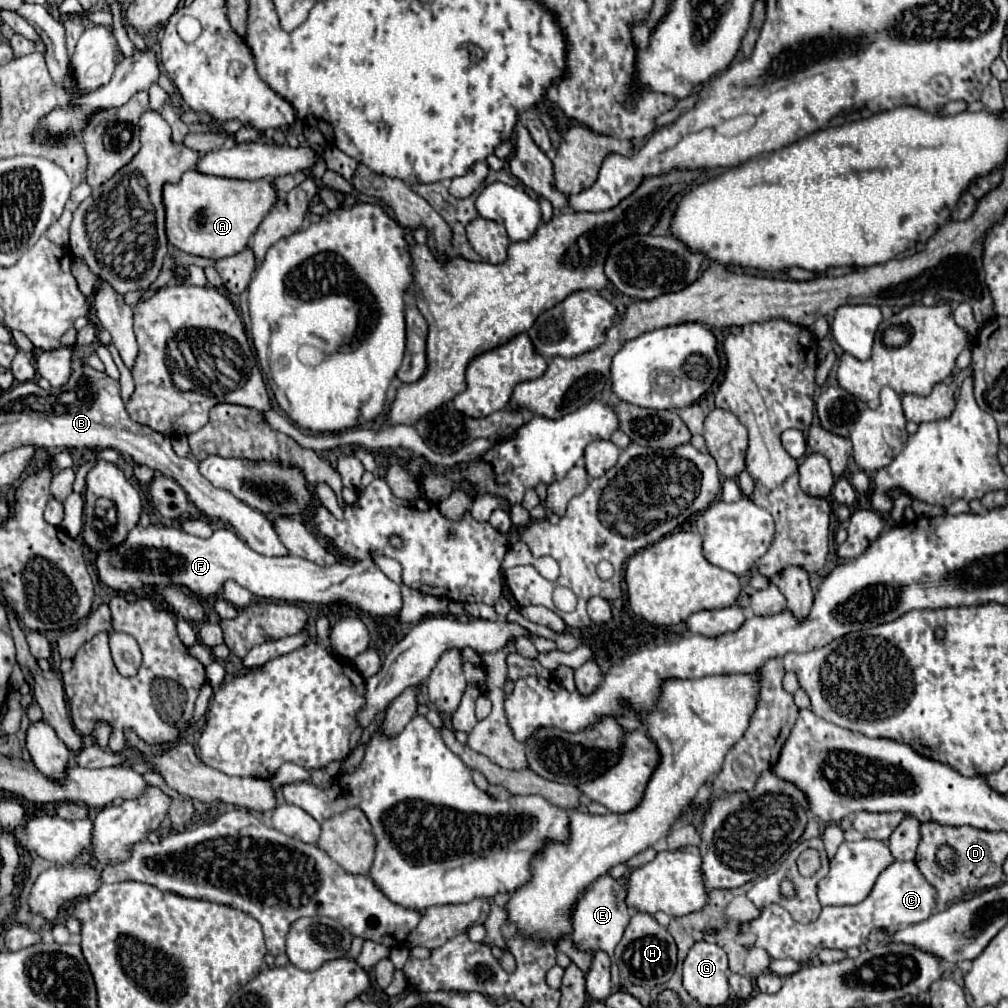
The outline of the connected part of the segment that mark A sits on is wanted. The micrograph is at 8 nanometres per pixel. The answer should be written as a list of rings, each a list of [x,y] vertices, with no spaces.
[[[188,170],[178,184],[164,186],[168,242],[186,254],[212,260],[234,256],[248,246],[250,236],[276,200],[278,190],[270,180],[230,180]]]

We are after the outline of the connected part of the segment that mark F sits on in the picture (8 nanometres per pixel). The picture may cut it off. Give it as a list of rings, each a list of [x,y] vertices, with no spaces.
[[[136,526],[124,544],[120,544],[114,550],[100,552],[96,558],[98,566],[98,576],[100,580],[118,592],[130,592],[142,588],[142,584],[150,586],[186,586],[190,592],[200,594],[200,596],[218,596],[222,592],[222,584],[226,580],[234,580],[242,588],[246,588],[252,596],[256,598],[268,598],[268,600],[284,600],[284,602],[306,602],[306,604],[346,604],[352,606],[354,610],[372,614],[372,616],[388,616],[396,618],[400,608],[402,608],[402,596],[400,596],[400,586],[392,582],[376,564],[372,558],[358,560],[356,564],[344,564],[344,562],[334,562],[330,566],[318,566],[310,560],[298,558],[298,556],[282,556],[282,558],[268,558],[262,554],[256,554],[252,548],[248,548],[232,530],[220,528],[216,530],[210,538],[198,538],[182,528],[166,528],[166,526]]]

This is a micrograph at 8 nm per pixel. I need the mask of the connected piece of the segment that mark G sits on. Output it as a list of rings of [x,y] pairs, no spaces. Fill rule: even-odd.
[[[696,942],[684,960],[684,988],[702,1006],[720,1006],[728,1000],[728,958],[718,944]]]

